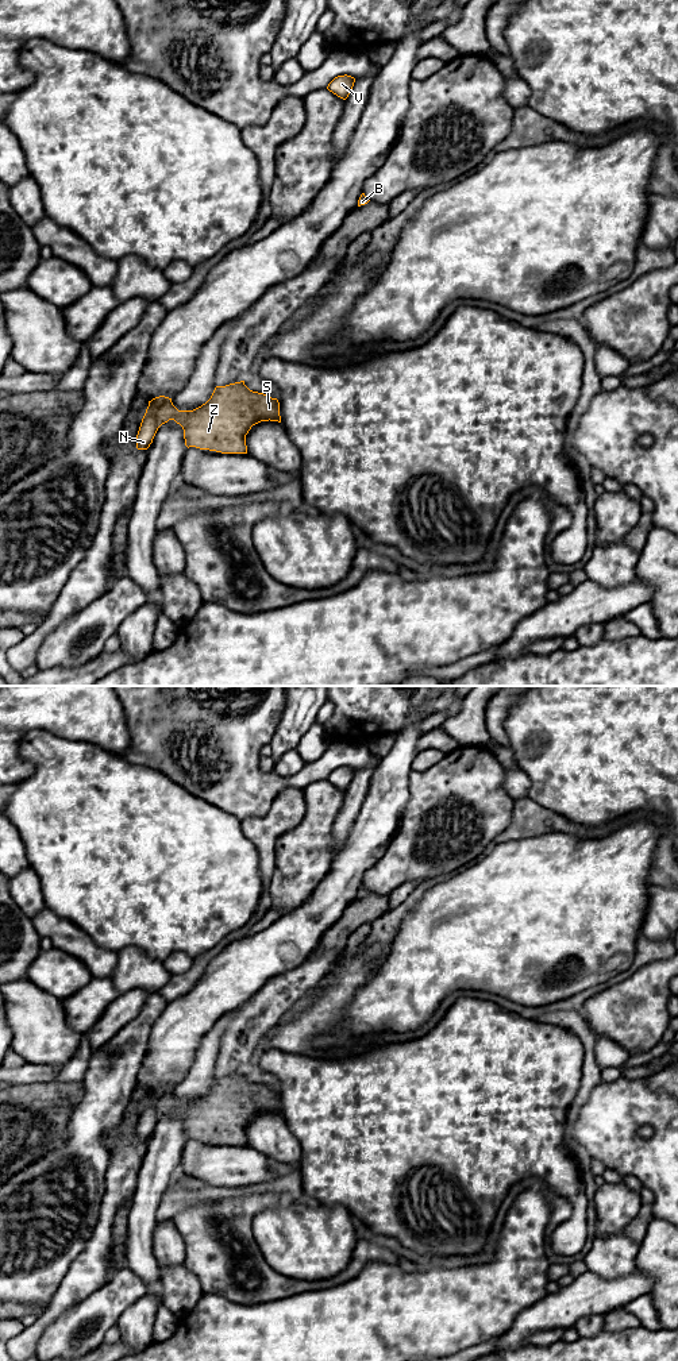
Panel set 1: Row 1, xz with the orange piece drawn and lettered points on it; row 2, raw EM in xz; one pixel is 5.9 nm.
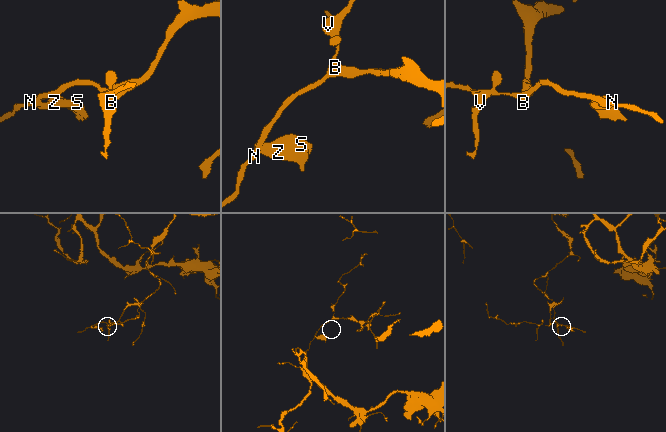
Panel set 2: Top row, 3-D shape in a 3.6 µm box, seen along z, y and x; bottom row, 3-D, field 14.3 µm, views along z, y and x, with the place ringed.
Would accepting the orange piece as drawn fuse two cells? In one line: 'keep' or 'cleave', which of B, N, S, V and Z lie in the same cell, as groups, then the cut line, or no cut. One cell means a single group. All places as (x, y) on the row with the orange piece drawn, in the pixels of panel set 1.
cleave | B N V / S Z | xz (170, 400), (158, 411), (158, 425)

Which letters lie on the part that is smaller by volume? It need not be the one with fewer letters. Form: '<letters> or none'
S, Z

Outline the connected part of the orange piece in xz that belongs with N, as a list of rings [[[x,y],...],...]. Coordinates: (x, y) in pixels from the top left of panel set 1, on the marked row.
[[[159,396],[149,401],[149,408],[142,419],[138,435],[136,435],[136,448],[147,450],[153,443],[153,439],[159,428],[158,424],[158,410],[162,405],[172,401],[172,398]]]

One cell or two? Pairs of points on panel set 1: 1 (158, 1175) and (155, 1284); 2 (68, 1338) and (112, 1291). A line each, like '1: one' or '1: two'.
1: one
2: one

